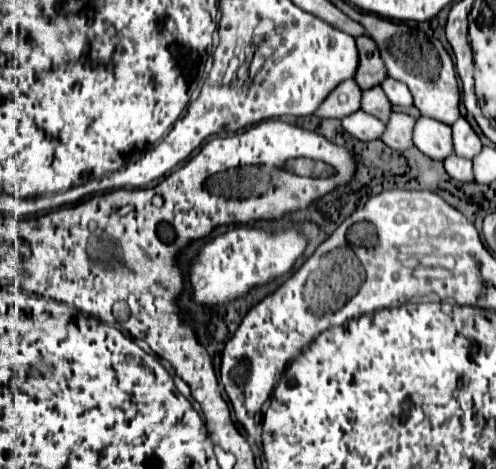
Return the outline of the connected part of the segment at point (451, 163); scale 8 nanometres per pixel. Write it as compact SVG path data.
M450 154L448 160L444 160L444 168L458 182L472 182L474 180L474 176L472 176L472 162L470 160L462 160L456 154Z

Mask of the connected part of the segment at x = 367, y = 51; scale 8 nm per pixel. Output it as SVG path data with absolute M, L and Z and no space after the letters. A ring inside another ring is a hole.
M358 36L354 40L356 40L356 48L358 48L358 58L360 58L354 80L362 90L366 90L366 88L380 84L386 78L386 70L382 66L376 44L370 42L368 36Z

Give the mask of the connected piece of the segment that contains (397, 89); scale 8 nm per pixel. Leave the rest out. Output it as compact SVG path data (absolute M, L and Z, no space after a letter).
M386 78L382 84L382 90L386 90L388 100L396 106L412 106L412 94L408 90L406 84L394 80L394 78Z

